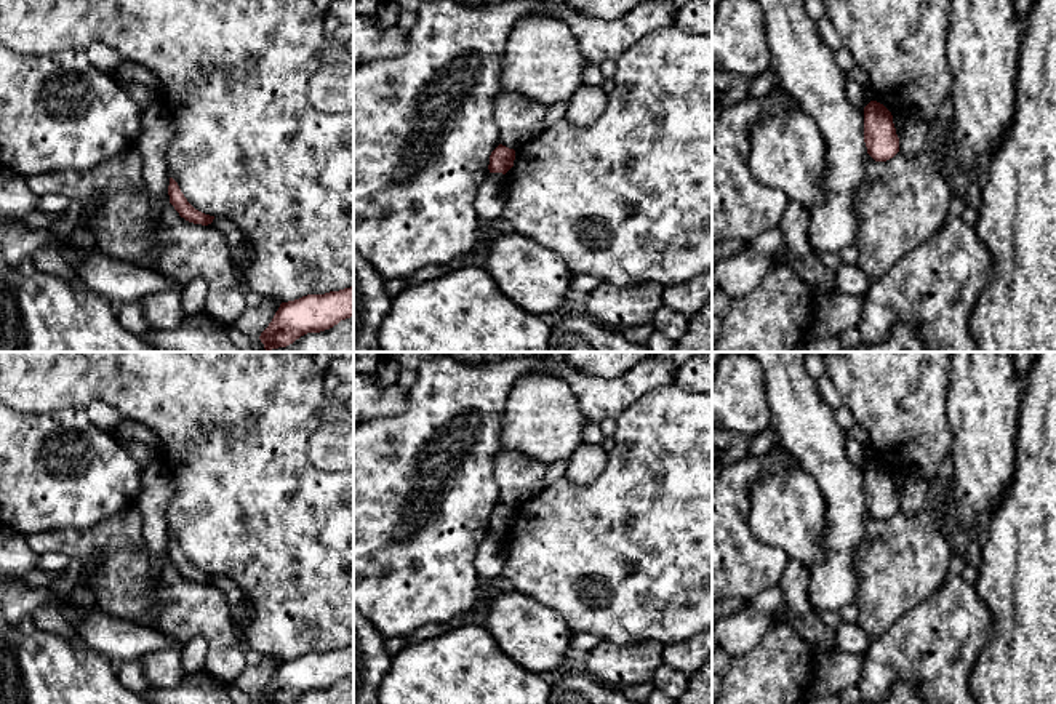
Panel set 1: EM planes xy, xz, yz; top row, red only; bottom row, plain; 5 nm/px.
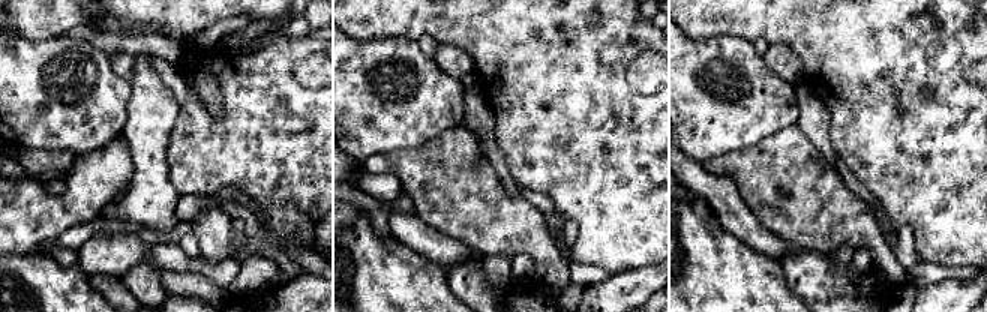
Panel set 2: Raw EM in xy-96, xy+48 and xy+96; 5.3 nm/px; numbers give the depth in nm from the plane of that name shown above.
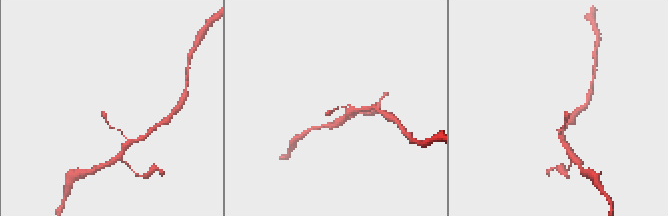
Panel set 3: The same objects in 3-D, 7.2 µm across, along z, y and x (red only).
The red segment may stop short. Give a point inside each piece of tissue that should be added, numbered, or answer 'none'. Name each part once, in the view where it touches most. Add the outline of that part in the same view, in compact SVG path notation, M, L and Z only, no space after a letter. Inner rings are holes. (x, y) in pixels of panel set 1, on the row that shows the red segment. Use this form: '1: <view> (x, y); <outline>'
none

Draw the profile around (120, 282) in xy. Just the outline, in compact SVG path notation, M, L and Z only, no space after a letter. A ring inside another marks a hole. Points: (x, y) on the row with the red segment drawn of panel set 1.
M75 245L64 248L61 256L86 288L115 307L142 301L165 290L182 291L186 286L179 280L168 278L154 269L114 259L99 251L83 251Z

